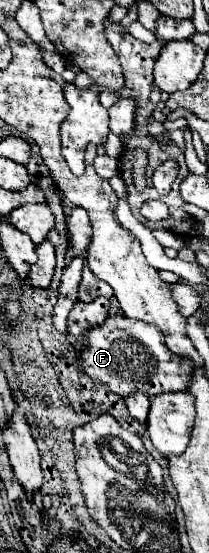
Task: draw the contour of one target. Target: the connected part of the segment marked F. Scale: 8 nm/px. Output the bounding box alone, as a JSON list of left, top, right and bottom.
[77,315,193,399]

